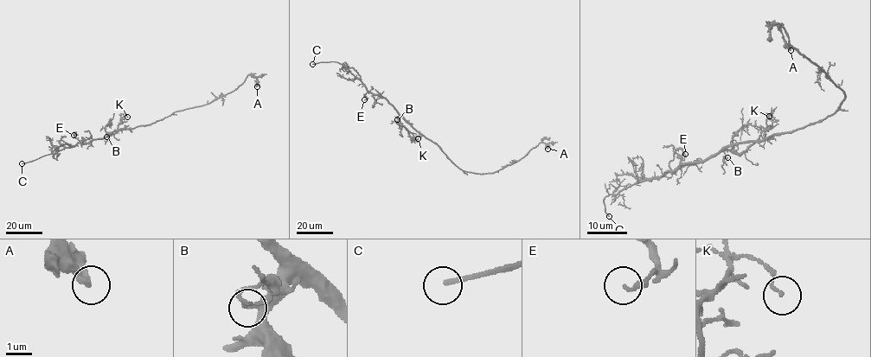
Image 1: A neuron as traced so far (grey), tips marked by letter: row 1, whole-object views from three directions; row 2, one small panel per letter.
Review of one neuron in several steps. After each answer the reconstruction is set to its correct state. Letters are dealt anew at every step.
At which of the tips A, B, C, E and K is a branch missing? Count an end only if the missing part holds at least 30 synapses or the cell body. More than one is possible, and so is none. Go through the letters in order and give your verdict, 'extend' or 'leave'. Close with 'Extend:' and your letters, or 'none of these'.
A: leave
B: leave
C: extend
E: leave
K: leave
Extend: C

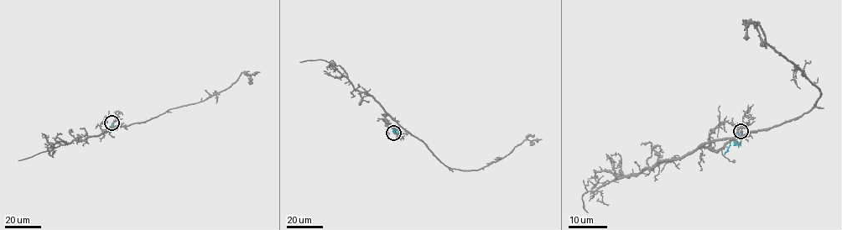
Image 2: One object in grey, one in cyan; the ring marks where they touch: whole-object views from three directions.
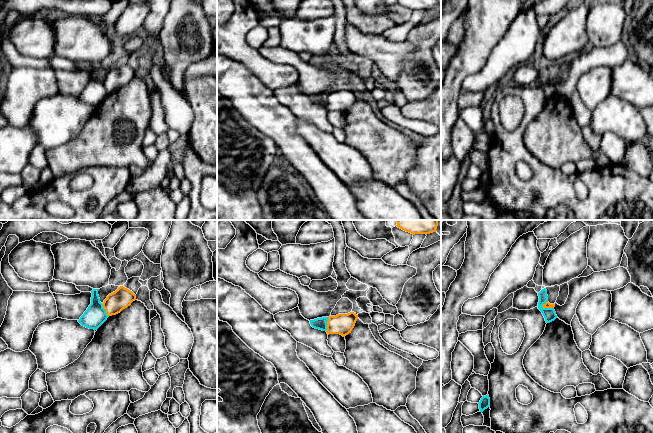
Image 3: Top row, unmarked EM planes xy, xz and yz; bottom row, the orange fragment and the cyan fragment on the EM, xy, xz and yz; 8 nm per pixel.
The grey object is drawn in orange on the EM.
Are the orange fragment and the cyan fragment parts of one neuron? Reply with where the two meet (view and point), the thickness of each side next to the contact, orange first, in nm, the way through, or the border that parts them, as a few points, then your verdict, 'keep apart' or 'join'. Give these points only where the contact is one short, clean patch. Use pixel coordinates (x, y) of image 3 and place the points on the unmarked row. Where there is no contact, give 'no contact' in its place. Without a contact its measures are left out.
xz (327, 100) | 170/100 nm | along xz (329, 93), (325, 106) | keep apart

